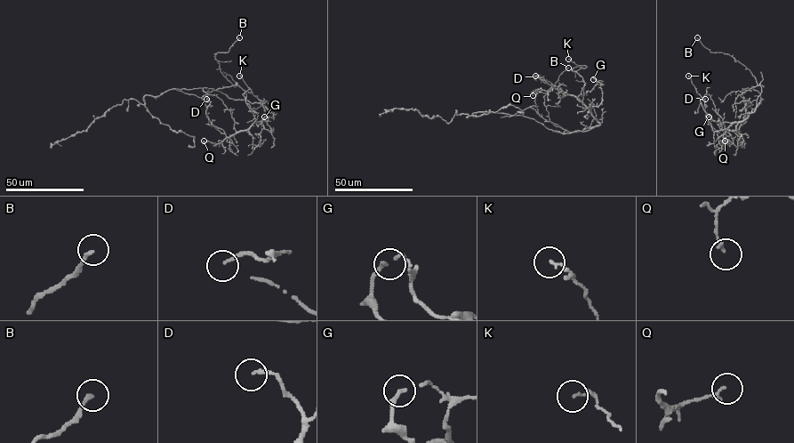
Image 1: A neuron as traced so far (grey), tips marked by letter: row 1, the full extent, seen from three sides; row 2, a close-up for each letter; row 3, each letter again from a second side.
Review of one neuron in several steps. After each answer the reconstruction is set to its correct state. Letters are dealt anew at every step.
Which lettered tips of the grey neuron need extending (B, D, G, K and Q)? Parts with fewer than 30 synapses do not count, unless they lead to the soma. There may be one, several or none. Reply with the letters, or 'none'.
none

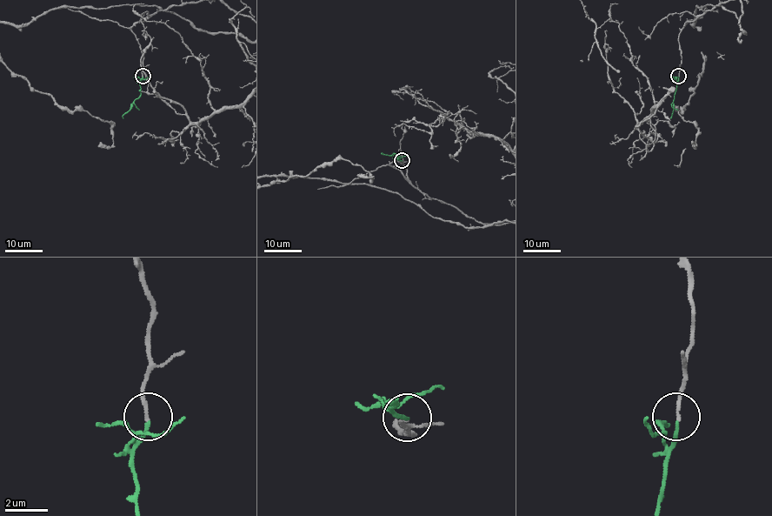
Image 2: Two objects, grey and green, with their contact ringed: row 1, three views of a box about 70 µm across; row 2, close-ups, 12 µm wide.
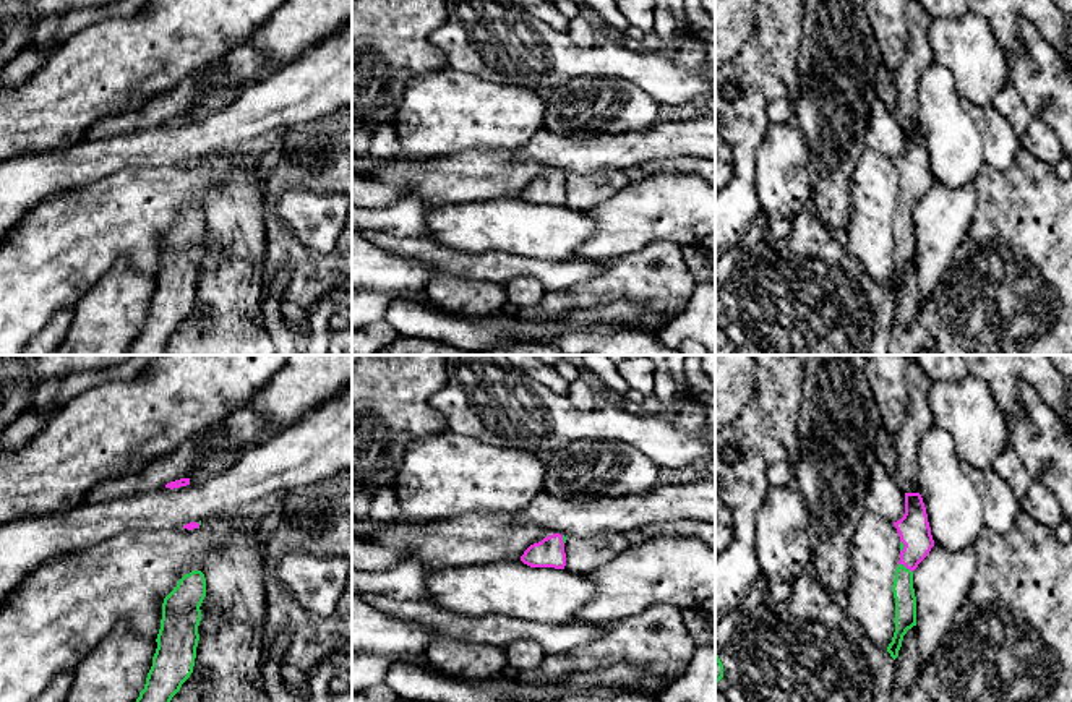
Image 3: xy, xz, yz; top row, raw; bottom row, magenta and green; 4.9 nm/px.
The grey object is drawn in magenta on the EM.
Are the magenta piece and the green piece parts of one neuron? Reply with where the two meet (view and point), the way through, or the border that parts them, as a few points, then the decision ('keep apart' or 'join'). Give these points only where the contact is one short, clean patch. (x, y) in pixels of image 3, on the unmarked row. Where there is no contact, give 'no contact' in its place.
contact yz (905, 203); way yz (913, 166), (913, 187), (905, 203), (905, 239); join

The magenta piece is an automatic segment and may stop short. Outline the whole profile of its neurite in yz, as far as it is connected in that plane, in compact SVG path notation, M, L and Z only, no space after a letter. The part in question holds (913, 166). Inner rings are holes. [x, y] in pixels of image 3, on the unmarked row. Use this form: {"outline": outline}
{"outline": "M905 130L905 151L894 162L900 173L900 198L892 222L895 235L895 269L887 289L895 297L903 272L916 263L913 208L934 183L926 144L920 130Z"}

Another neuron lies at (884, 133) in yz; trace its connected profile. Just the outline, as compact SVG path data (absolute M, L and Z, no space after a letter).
M877 97L869 105L866 144L869 149L890 159L900 157L905 151L905 130L900 126L892 110Z

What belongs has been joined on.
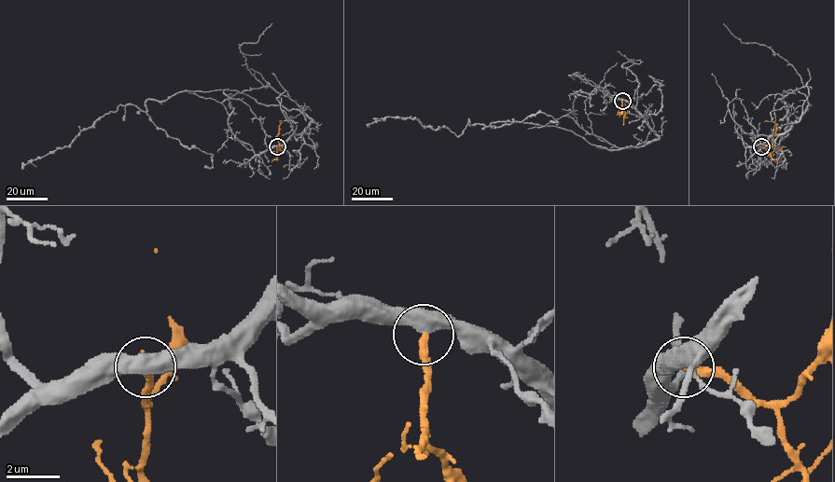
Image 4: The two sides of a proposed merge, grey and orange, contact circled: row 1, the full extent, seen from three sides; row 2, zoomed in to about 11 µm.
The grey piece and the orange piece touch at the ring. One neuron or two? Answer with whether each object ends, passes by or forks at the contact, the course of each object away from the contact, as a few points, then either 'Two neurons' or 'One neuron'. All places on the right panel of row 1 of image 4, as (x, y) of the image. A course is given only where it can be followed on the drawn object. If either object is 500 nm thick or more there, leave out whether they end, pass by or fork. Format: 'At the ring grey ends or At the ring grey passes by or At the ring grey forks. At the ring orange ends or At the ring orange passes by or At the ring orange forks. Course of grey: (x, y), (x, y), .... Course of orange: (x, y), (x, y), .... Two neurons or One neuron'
Course of grey: (761, 146), (799, 121), (804, 94), (783, 91), (797, 111), (778, 148), (786, 170). Course of orange: (761, 146), (769, 148), (776, 131), (773, 122), (764, 121). One neuron

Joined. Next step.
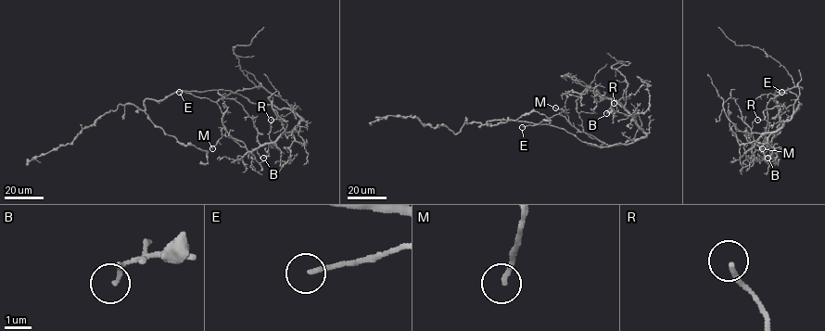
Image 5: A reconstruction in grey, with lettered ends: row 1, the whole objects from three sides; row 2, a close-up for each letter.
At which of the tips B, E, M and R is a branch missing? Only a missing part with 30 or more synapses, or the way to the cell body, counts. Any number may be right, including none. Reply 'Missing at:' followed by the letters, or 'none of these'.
Missing at: E

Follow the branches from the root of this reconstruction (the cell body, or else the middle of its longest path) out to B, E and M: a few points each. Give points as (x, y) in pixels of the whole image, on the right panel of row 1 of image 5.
B: (784, 90), (794, 93), (801, 104), (780, 128), (766, 132), (754, 143), (761, 146), (767, 158)
E: (784, 90), (797, 97), (801, 104), (795, 111), (798, 87), (789, 88), (768, 101), (781, 92)
M: (784, 90), (794, 93), (801, 104), (794, 110), (799, 95), (797, 86), (770, 99), (762, 148)

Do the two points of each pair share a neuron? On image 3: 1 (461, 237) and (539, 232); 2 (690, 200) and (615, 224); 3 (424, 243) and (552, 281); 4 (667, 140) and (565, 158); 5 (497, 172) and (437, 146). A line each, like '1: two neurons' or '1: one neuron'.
1: one neuron
2: one neuron
3: one neuron
4: one neuron
5: two neurons

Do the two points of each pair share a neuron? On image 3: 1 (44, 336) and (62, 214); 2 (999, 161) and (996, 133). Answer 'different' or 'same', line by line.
1: different
2: same

